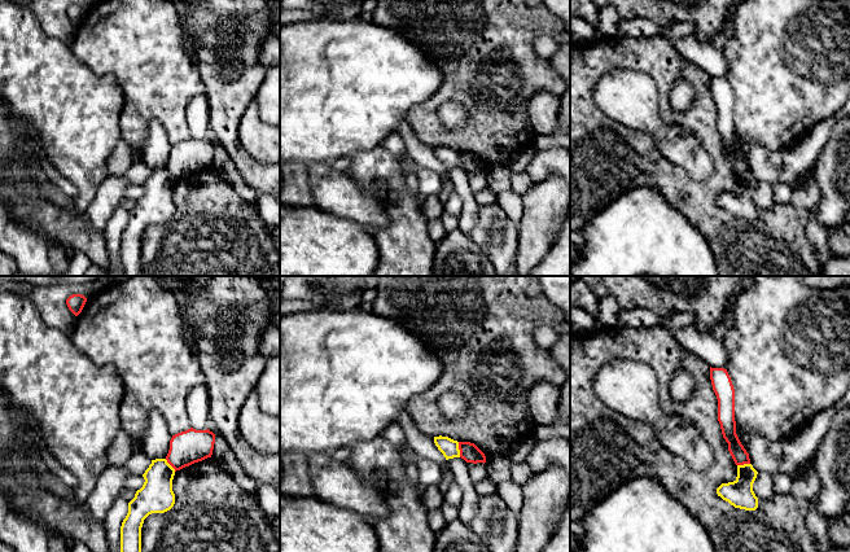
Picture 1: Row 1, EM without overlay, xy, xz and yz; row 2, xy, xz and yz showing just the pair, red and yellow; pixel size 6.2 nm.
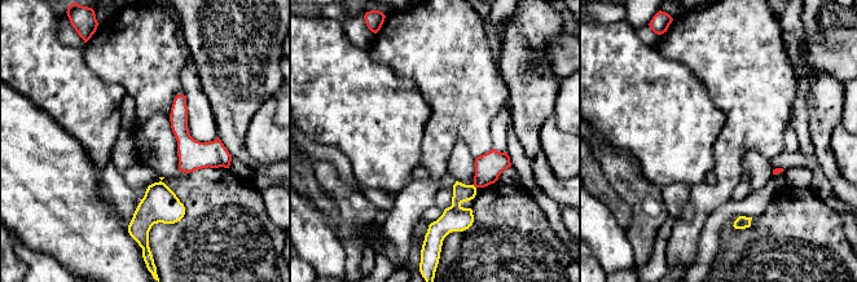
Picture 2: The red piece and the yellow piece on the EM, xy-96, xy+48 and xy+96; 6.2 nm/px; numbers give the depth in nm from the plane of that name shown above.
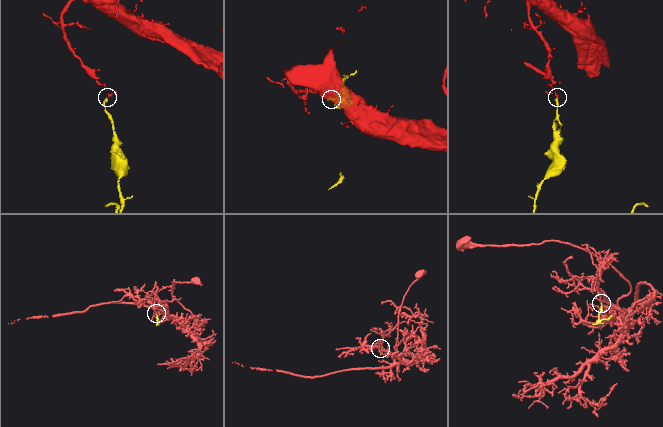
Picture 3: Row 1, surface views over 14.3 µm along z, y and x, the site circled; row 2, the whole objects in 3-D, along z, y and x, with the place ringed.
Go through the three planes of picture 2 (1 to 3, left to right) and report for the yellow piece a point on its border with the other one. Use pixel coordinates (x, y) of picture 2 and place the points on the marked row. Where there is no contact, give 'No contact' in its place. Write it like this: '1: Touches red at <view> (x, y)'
1: No contact
2: Touches red at xy+48 (474, 185)
3: No contact

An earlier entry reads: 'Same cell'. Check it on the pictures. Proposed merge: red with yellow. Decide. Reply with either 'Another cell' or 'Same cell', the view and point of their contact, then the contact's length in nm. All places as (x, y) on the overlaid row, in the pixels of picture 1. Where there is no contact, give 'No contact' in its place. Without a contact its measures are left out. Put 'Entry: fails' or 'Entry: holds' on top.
Entry: fails
Another cell. Touches red at xz (459, 448). Shared border 100 nm

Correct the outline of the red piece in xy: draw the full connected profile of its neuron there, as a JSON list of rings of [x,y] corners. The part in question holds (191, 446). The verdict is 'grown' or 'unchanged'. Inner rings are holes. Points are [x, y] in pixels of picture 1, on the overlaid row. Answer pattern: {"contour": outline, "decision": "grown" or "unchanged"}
{"contour": [[[193,428],[172,435],[170,450],[166,456],[167,463],[176,470],[194,463],[211,457],[215,443],[215,434]]], "decision": "unchanged"}

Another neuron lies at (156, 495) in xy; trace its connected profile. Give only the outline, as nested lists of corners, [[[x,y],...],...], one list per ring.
[[[166,459],[152,460],[143,474],[145,482],[128,503],[128,513],[121,526],[121,552],[141,552],[141,527],[152,513],[165,513],[175,504],[172,479],[175,469]]]

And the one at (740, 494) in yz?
[[[752,464],[737,465],[737,477],[733,482],[722,483],[717,489],[718,496],[728,501],[735,508],[755,511],[758,498],[753,491],[753,483],[758,472]]]

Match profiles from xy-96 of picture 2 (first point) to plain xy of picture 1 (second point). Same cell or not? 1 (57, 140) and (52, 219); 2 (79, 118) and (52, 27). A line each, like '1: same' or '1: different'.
1: same
2: different

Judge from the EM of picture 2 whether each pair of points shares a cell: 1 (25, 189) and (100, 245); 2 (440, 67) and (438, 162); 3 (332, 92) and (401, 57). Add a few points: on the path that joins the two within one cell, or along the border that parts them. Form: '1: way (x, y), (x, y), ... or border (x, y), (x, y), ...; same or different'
1: way (43, 194), (82, 230); same
2: way (440, 91), (439, 139); same
3: border (367, 51), (377, 61), (412, 80); different

